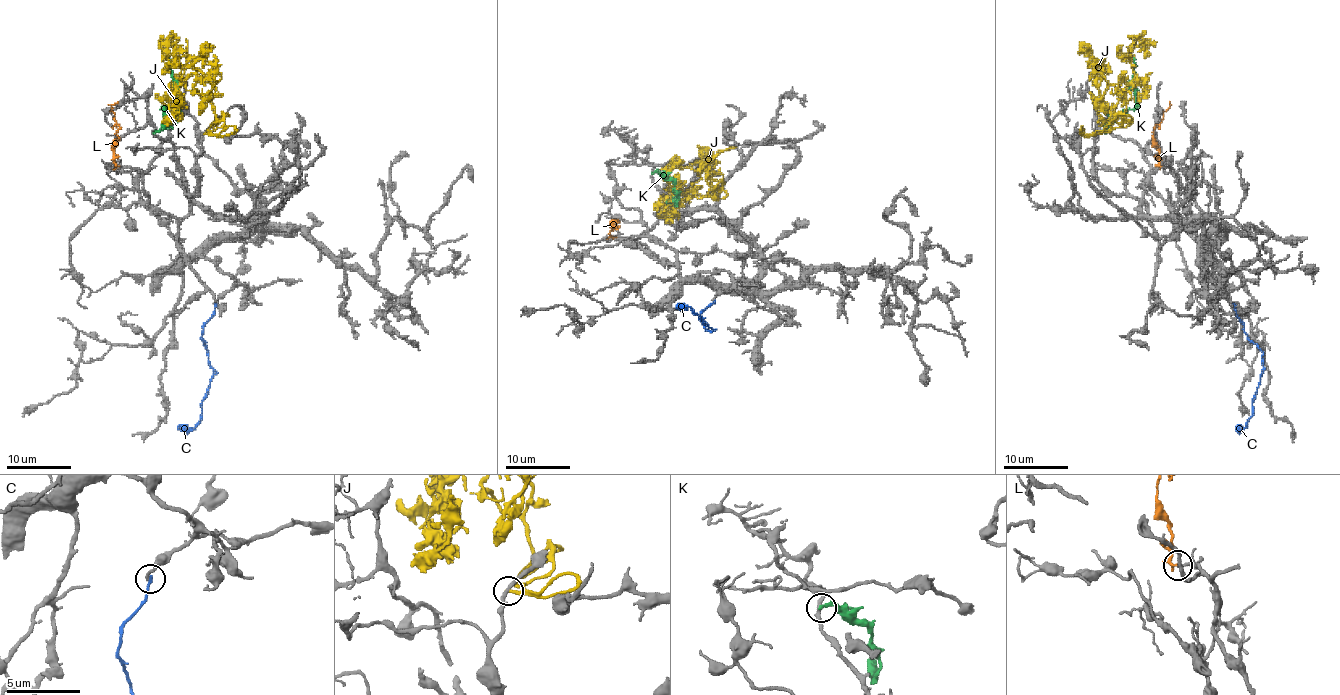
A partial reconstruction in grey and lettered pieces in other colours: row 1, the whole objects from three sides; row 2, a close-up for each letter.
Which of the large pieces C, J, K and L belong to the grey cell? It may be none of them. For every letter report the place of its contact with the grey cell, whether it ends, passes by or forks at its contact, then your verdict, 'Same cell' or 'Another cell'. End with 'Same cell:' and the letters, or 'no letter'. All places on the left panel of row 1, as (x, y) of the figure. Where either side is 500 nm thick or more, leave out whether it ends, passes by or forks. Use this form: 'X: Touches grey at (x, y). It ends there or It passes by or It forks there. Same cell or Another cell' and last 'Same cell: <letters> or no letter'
C: Touches grey at (216, 304). It ends there. Another cell
J: Touches grey at (204, 133). It ends there. Another cell
K: Touches grey at (154, 132). It ends there. Another cell
L: Touches grey at (118, 166). It ends there. Same cell
Same cell: L

